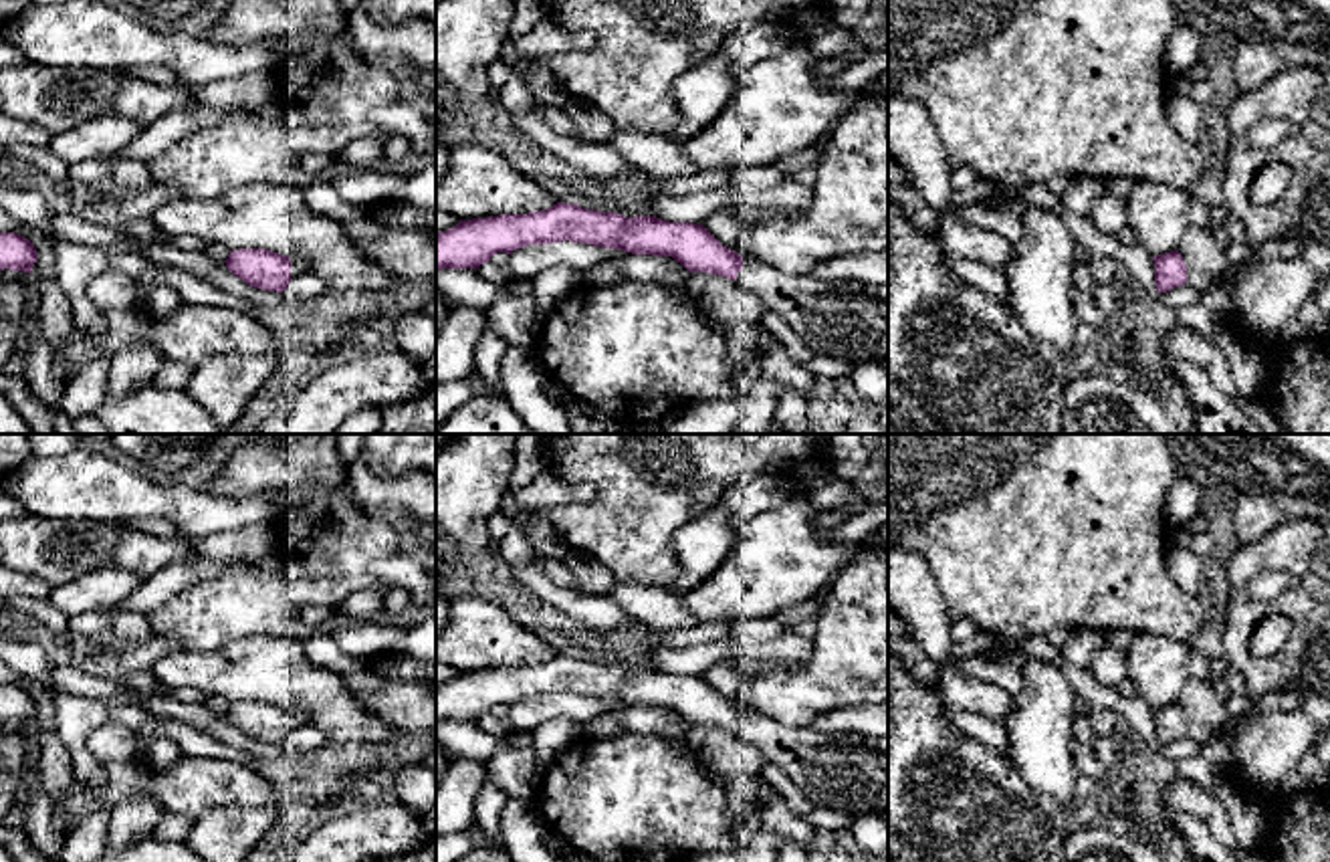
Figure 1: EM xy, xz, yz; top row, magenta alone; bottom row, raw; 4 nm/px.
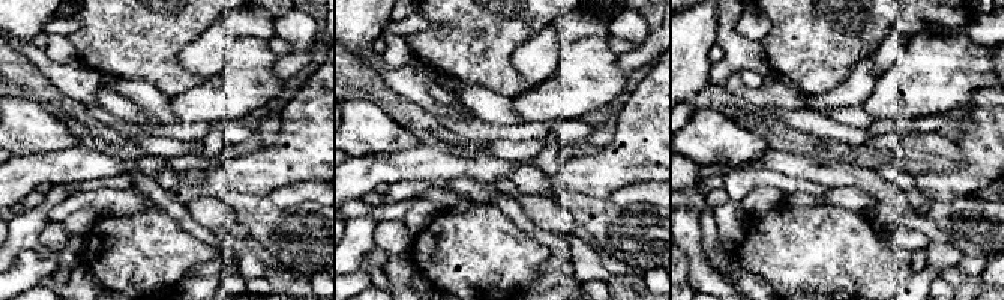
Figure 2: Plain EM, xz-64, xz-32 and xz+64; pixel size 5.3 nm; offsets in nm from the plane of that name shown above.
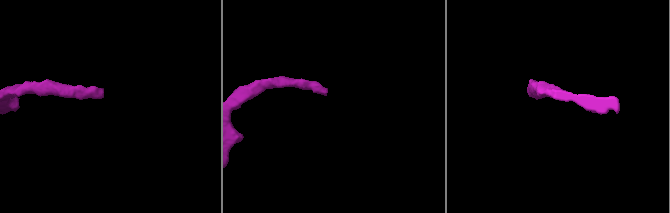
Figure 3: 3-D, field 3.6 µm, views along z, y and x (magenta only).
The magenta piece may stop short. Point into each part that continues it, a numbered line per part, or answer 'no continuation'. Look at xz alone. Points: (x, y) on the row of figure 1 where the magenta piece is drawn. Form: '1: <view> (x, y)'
1: xz (848, 319)

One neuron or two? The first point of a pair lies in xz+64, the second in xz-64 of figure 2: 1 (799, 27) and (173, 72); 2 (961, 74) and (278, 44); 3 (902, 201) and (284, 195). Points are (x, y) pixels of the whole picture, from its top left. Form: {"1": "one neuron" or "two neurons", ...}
{"1": "one neuron", "2": "two neurons", "3": "two neurons"}

